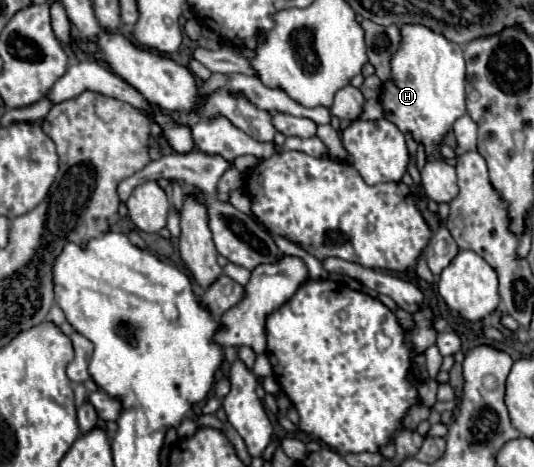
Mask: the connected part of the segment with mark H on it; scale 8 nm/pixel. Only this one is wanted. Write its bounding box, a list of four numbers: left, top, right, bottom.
[382,25,466,203]

